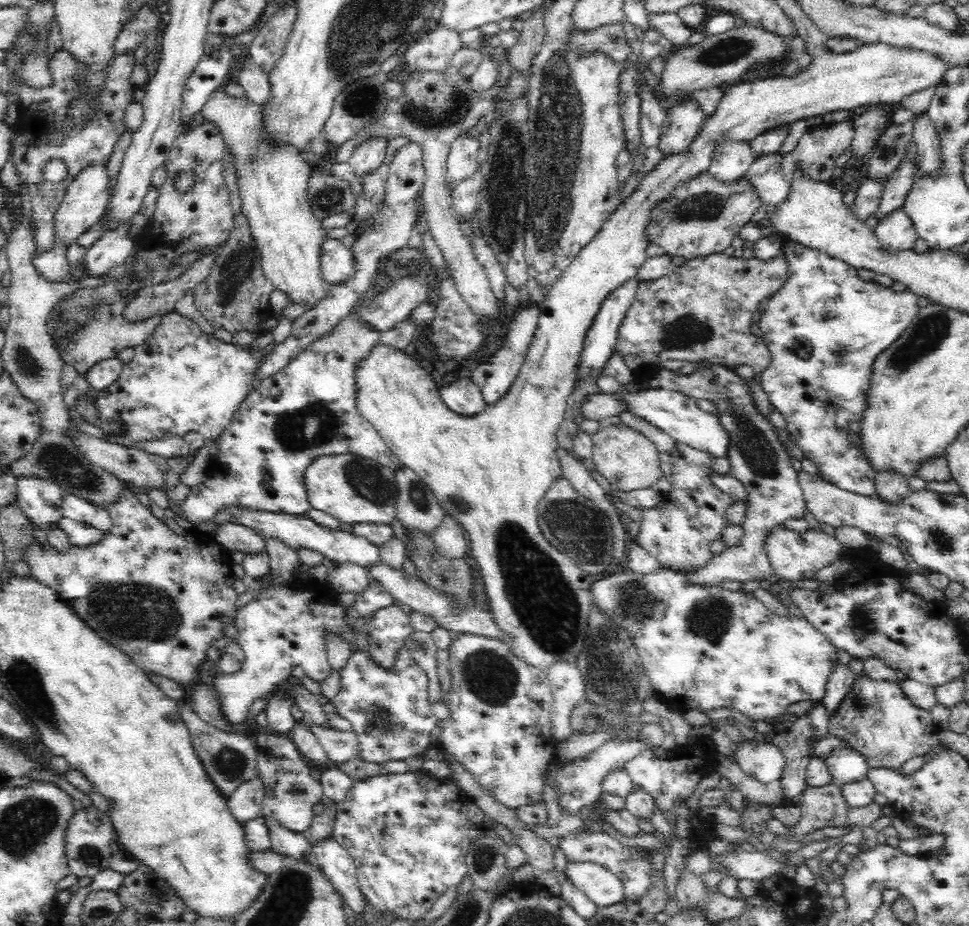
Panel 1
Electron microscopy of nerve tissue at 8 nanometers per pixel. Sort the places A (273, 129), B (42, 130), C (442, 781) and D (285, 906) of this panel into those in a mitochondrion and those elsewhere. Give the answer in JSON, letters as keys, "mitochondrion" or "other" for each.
{"A":"other","B":"other","C":"other","D":"mitochondrion"}

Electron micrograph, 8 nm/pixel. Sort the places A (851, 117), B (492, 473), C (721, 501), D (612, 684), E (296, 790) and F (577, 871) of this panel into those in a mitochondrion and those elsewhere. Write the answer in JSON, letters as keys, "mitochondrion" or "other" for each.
{"A":"other","B":"other","C":"other","D":"mitochondrion","E":"mitochondrion","F":"other"}

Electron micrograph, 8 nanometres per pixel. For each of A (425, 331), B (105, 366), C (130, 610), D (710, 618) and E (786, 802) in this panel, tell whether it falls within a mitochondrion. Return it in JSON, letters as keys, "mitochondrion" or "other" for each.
{"A":"other","B":"other","C":"mitochondrion","D":"mitochondrion","E":"other"}

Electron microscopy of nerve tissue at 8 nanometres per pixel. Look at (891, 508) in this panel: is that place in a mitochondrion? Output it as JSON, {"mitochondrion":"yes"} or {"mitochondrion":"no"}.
{"mitochondrion":"no"}

